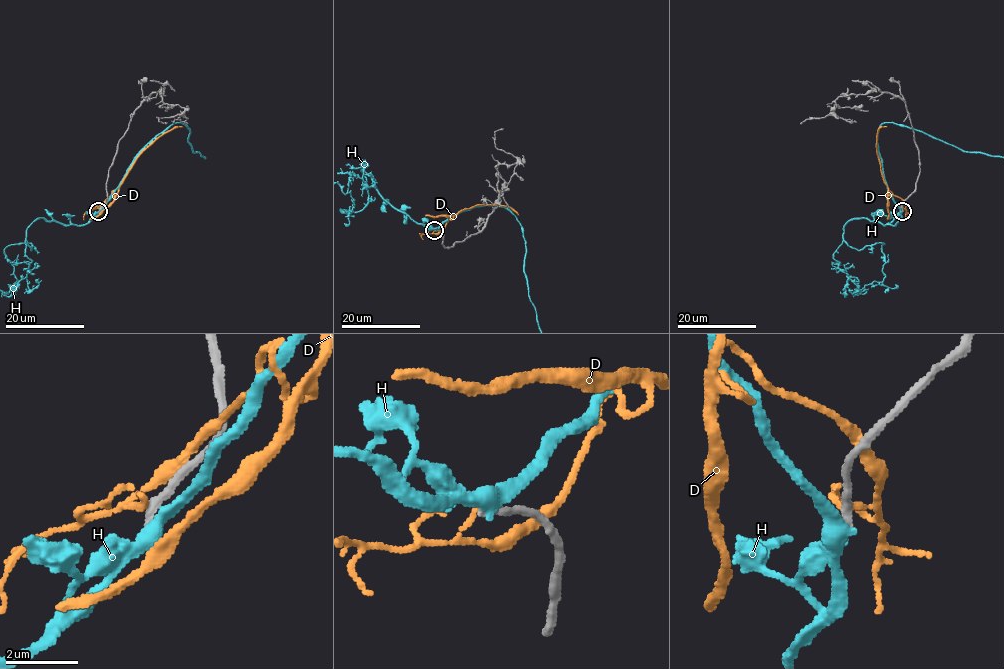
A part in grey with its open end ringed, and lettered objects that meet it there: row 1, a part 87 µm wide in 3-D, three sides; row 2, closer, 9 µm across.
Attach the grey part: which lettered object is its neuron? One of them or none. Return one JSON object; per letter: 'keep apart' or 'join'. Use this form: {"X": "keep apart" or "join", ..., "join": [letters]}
{"D": "keep apart", "H": "keep apart", "join": []}

